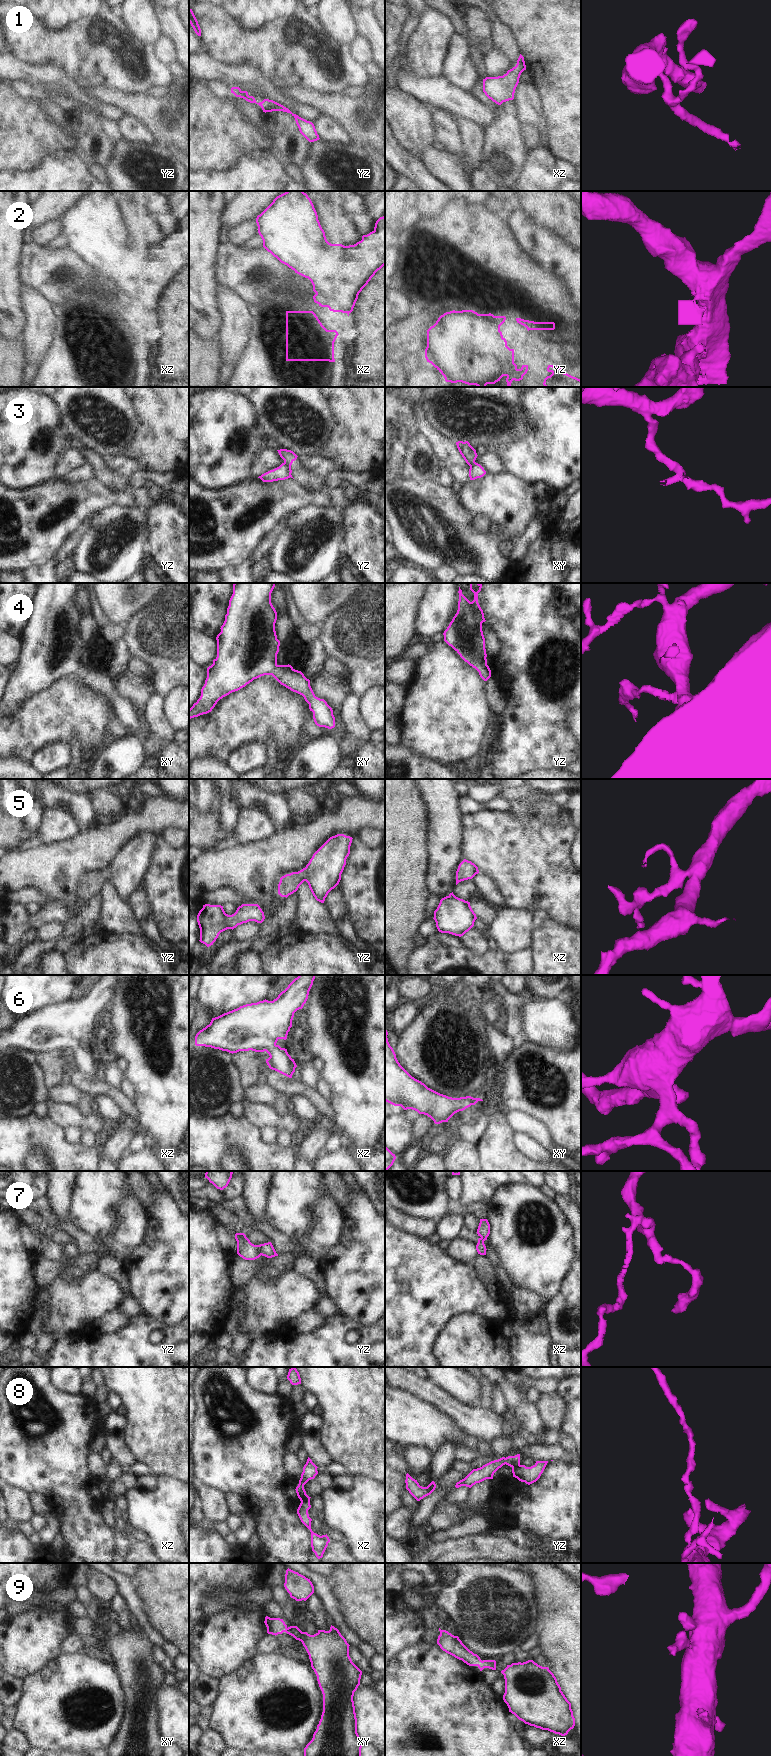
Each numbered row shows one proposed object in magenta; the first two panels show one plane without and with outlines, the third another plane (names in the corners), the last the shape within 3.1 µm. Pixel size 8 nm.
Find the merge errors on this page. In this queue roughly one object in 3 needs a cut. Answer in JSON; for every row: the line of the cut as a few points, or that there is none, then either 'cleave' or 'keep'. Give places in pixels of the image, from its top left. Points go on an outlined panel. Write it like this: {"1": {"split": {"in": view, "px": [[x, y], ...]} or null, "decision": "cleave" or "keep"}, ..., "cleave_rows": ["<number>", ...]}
{"1": {"split": null, "decision": "keep"}, "2": {"split": {"in": "xz", "px": [[316, 293], [324, 296], [327, 306]]}, "decision": "cleave"}, "3": {"split": {"in": "yz", "px": [[284, 462], [291, 472]]}, "decision": "cleave"}, "4": {"split": null, "decision": "keep"}, "5": {"split": null, "decision": "keep"}, "6": {"split": null, "decision": "keep"}, "7": {"split": {"in": "yz", "px": [[258, 1245], [261, 1254]]}, "decision": "cleave"}, "8": {"split": {"in": "yz", "px": [[519, 1464], [512, 1468]]}, "decision": "cleave"}, "9": {"split": null, "decision": "keep"}, "cleave_rows": ["2", "3", "7", "8"]}

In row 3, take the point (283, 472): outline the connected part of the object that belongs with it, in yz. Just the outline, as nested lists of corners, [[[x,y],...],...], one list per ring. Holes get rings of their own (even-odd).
[[[282,463],[279,467],[270,470],[258,478],[260,478],[263,482],[273,482],[278,480],[285,480],[291,477],[291,471],[287,464]]]

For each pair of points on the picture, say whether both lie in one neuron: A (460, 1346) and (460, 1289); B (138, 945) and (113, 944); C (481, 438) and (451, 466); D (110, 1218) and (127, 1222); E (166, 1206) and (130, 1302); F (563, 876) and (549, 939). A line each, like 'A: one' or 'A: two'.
A: two
B: one
C: two
D: two
E: two
F: two

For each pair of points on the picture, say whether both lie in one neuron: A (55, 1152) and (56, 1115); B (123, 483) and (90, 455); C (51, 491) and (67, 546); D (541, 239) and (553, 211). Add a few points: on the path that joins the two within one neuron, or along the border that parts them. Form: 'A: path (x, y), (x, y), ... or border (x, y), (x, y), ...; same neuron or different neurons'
A: border (47, 1116), (63, 1128); different neurons
B: path (115, 481), (98, 463); same neuron
C: border (82, 524), (64, 541), (53, 559); different neurons
D: border (526, 214), (537, 224), (553, 230), (565, 241); different neurons

